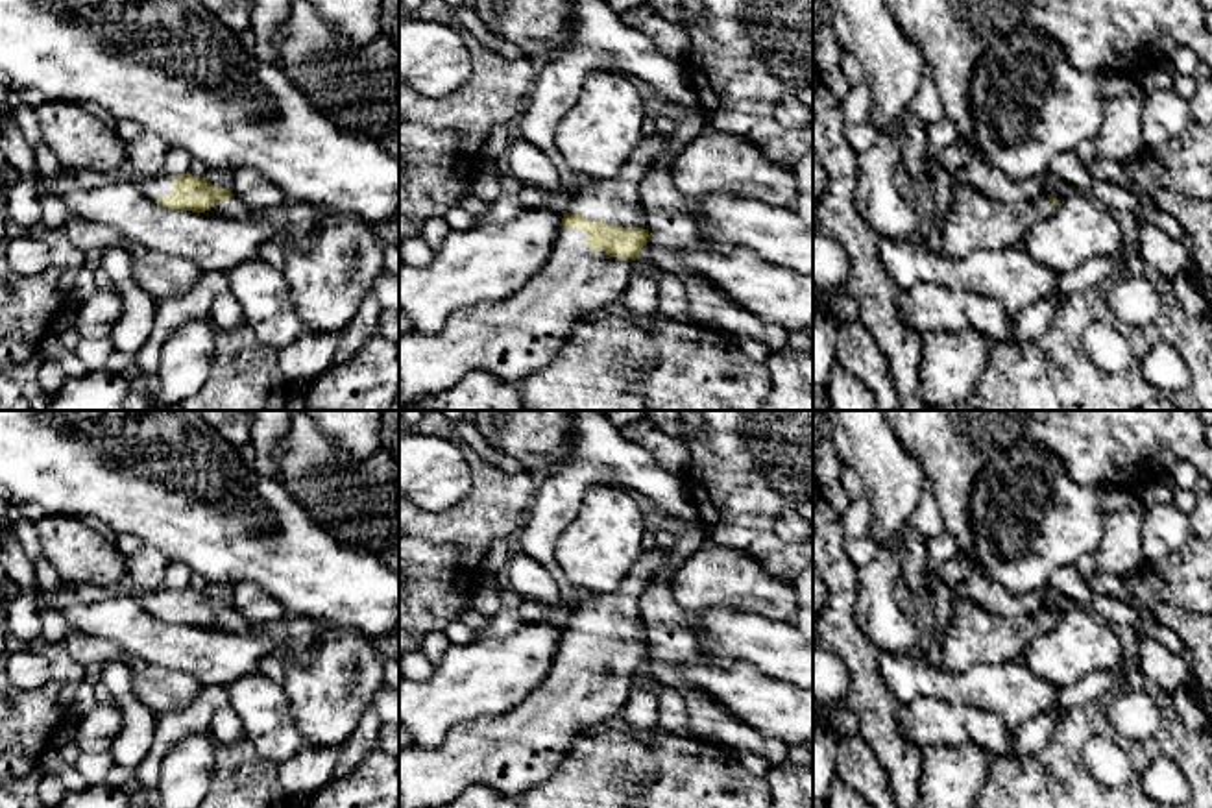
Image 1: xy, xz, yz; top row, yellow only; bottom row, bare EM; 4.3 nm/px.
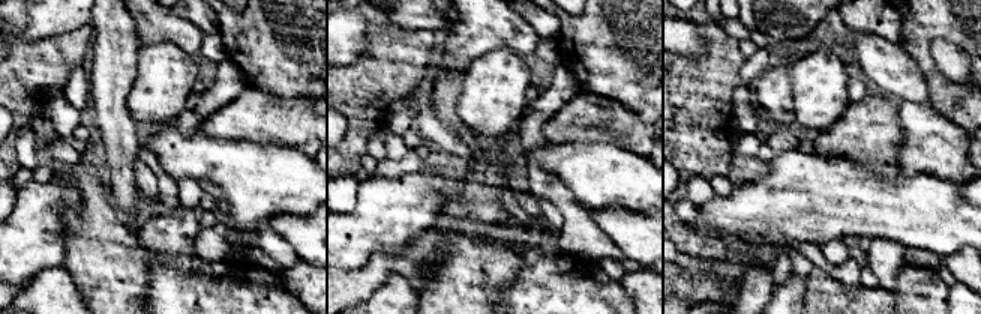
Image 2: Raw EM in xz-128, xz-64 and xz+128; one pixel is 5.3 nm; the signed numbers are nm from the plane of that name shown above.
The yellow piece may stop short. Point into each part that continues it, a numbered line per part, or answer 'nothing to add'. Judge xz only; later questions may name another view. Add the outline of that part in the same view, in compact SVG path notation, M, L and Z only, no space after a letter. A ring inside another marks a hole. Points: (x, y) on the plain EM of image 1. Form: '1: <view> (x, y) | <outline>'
1: xz (616, 614) | M661 545L645 549L617 590L608 594L580 594L564 616L564 623L571 629L584 629L589 636L602 634L623 642L648 643L641 597L645 586L660 575L663 560Z
2: xz (514, 751) | M560 642L549 677L517 708L453 727L438 749L399 749L399 808L440 806L473 784L517 799L552 773L578 734L595 732L617 716L632 686L632 673L595 666L584 645Z

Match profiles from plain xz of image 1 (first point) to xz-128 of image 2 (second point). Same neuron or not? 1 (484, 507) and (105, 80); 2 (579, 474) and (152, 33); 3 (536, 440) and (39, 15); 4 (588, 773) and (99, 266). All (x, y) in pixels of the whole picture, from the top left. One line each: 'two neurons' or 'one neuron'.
1: two neurons
2: one neuron
3: one neuron
4: one neuron

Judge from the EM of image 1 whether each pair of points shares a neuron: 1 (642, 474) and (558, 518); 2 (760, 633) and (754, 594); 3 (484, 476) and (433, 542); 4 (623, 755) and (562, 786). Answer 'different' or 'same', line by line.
1: same
2: different
3: same
4: same

